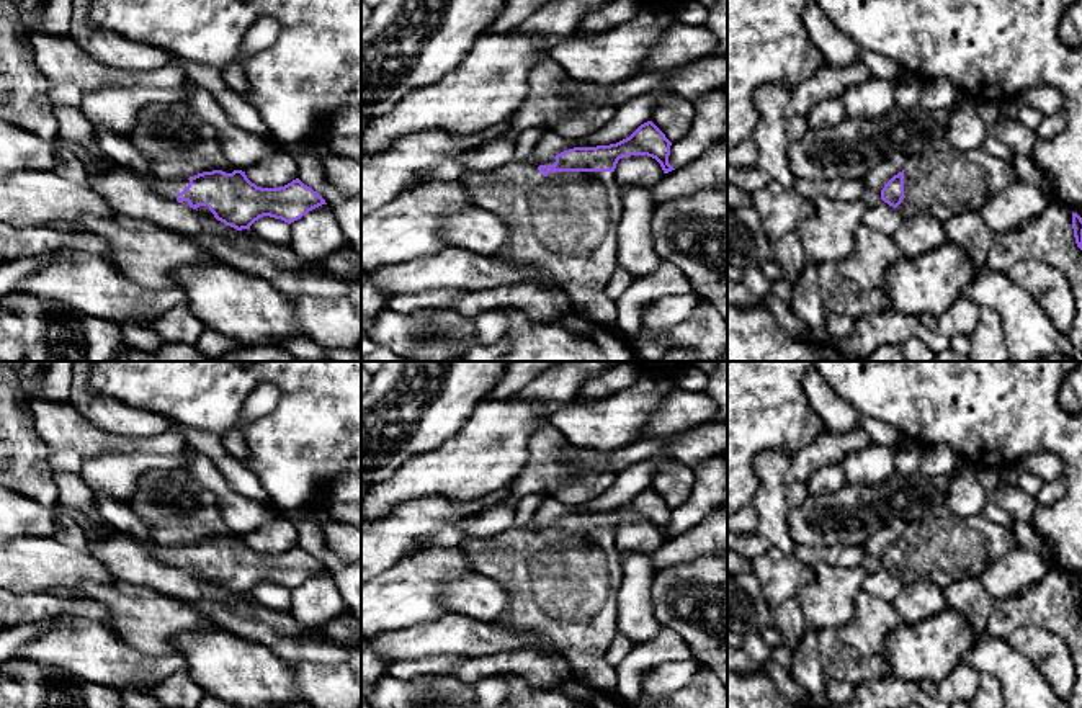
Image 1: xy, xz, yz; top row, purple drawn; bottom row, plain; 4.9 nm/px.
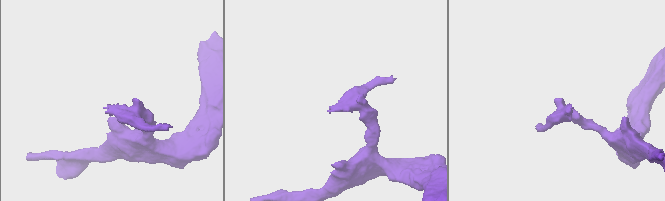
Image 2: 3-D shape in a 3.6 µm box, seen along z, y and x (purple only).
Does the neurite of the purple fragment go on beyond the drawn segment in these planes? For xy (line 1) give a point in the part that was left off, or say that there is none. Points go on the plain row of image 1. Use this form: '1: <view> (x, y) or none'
1: xy (169, 556)

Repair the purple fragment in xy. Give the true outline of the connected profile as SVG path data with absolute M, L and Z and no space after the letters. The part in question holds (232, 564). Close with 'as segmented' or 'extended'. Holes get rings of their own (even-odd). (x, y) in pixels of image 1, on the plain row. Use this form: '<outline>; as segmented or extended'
M232 533L203 538L177 548L147 546L136 538L159 562L183 569L198 579L216 584L237 597L263 582L288 590L309 577L327 571L325 566L299 544L279 554L262 554L252 549L245 538Z; extended

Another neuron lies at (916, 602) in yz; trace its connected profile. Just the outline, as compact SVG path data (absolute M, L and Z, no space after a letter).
M930 580L905 584L892 603L902 623L914 625L946 608L945 589Z

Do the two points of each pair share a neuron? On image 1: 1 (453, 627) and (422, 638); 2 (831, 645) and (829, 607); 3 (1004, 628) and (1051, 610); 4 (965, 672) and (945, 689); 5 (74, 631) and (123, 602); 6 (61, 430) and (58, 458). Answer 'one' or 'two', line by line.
1: one
2: two
3: one
4: one
5: two
6: two

